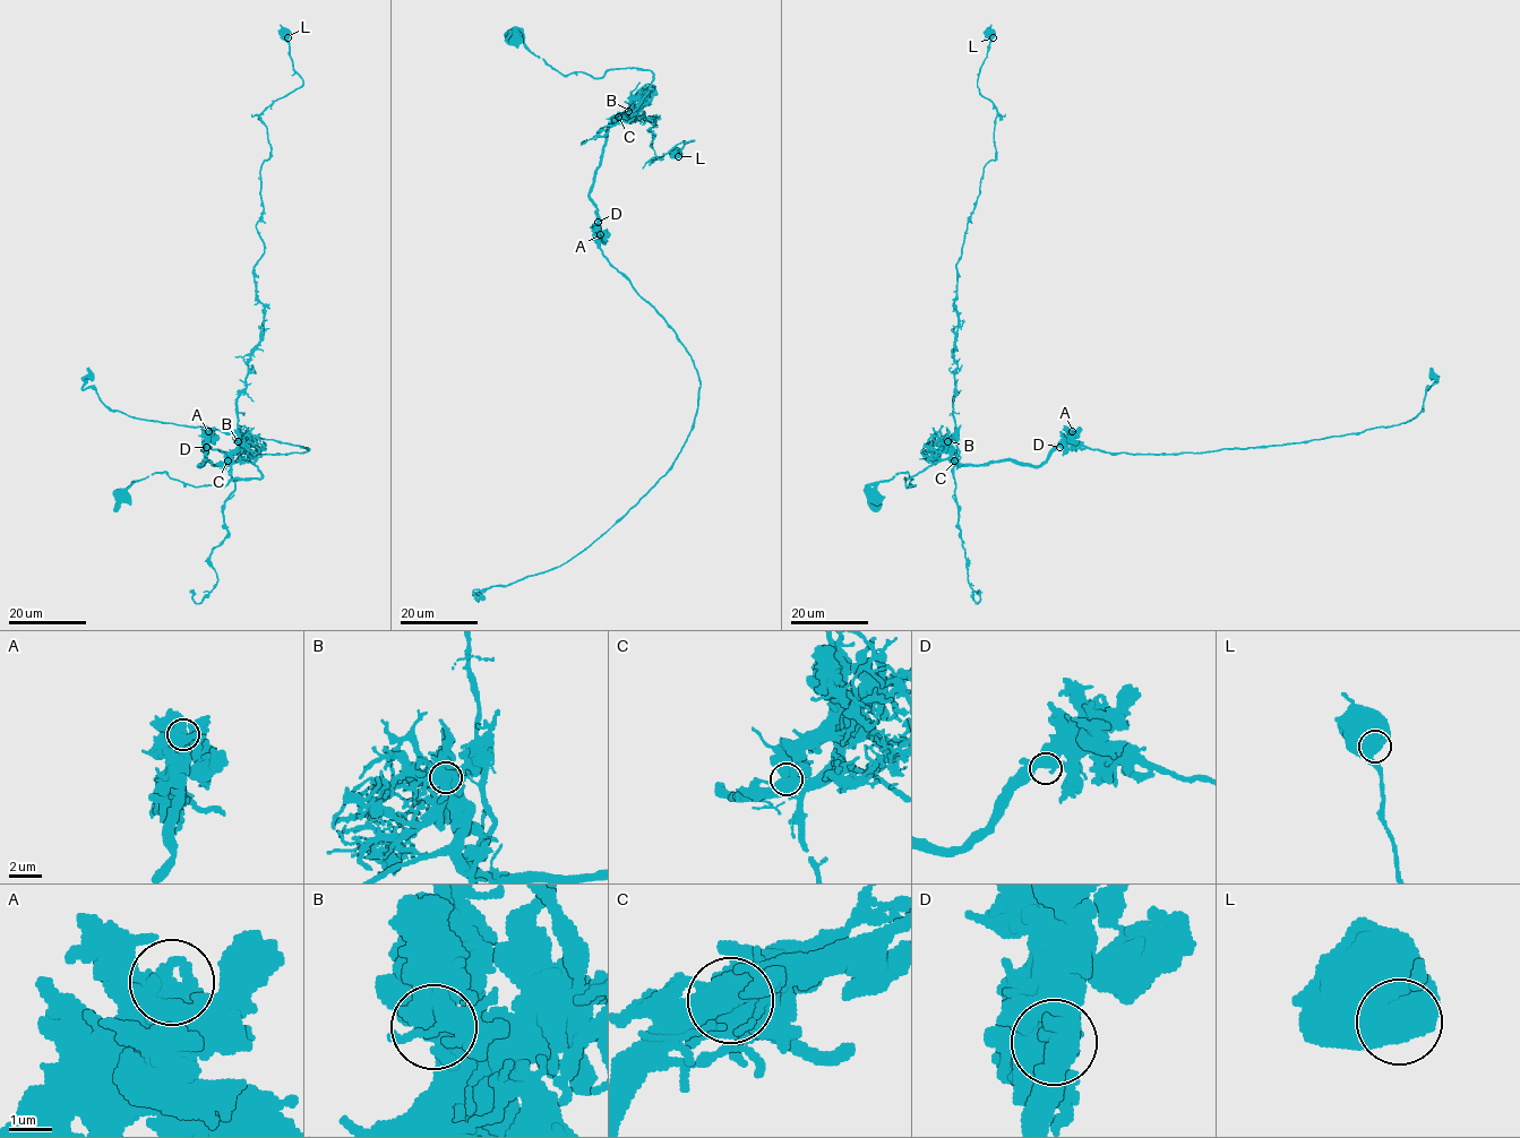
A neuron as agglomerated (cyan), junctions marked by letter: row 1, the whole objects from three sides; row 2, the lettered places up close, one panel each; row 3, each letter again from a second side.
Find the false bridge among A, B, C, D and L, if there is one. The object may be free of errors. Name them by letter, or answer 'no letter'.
C

